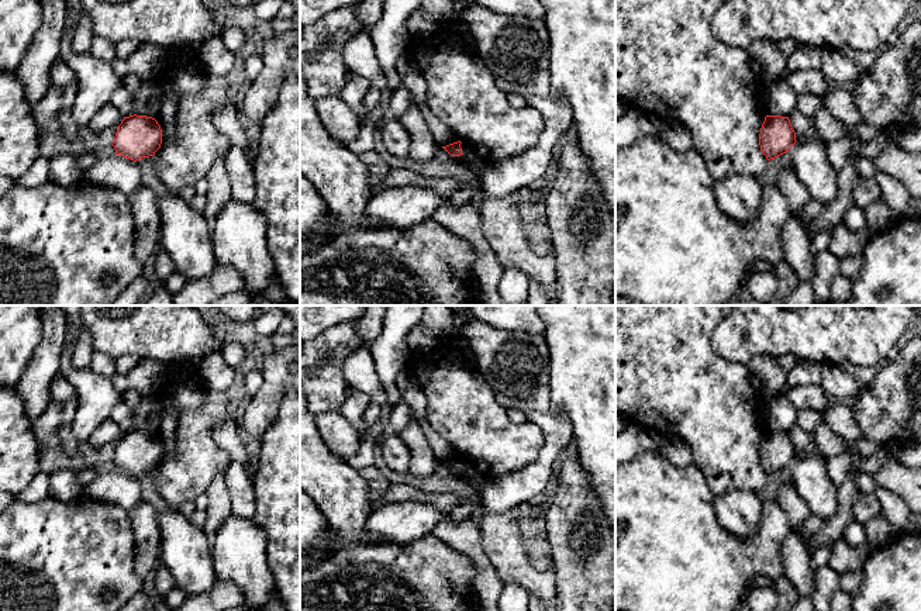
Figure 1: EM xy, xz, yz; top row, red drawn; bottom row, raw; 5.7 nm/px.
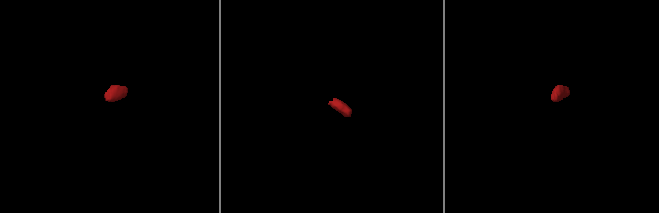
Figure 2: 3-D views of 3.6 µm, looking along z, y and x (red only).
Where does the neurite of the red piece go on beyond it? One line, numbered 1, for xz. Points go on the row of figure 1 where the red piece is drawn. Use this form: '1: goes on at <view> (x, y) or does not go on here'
1: does not go on here

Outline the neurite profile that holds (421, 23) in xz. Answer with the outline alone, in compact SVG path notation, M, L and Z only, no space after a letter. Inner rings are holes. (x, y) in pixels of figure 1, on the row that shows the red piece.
M420 7L411 14L407 21L407 28L413 37L427 37L438 31L445 21L445 17L430 13Z

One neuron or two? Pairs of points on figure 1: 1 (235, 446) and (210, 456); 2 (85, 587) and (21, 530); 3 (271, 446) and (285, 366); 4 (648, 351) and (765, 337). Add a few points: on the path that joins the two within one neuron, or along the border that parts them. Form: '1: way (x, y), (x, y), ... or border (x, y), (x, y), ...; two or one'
1: border (226, 417), (213, 431), (213, 439), (233, 461); two
2: way (69, 572), (37, 545); one
3: border (285, 396), (278, 417), (258, 438); two
4: border (718, 320), (711, 347), (738, 362); two

